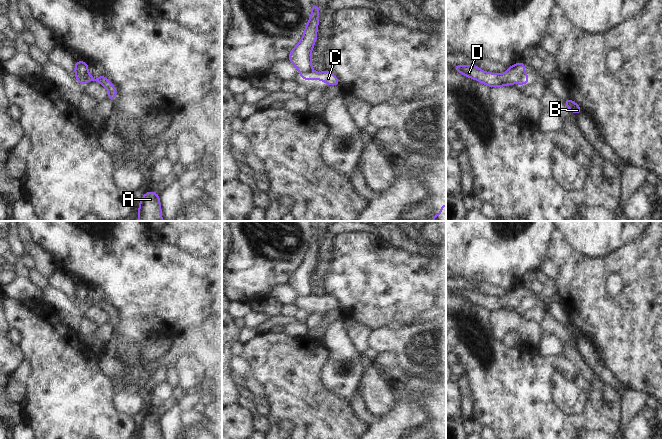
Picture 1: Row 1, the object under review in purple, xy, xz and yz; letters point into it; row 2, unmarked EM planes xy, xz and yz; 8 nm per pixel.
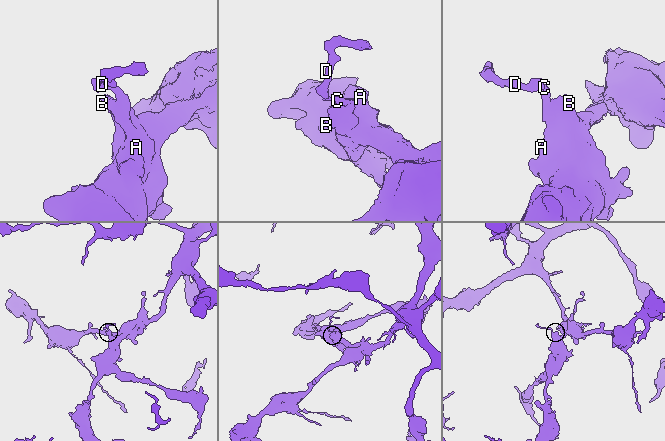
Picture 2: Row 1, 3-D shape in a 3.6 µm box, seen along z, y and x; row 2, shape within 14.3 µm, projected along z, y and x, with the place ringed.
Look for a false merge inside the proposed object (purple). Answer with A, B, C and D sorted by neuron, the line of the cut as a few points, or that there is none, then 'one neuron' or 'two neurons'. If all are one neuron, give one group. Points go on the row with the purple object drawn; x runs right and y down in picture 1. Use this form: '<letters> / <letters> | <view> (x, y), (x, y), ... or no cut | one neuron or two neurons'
A B C / D | yz (524, 73), (520, 83) | two neurons

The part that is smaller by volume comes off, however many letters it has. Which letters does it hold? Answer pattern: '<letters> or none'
D

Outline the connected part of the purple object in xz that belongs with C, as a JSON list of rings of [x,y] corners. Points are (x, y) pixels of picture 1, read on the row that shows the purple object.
[[[313,70],[307,72],[307,73],[302,73],[300,75],[300,78],[303,80],[323,80],[327,85],[336,85],[340,86],[340,82],[338,78],[331,72],[324,70],[323,72],[315,72]]]

